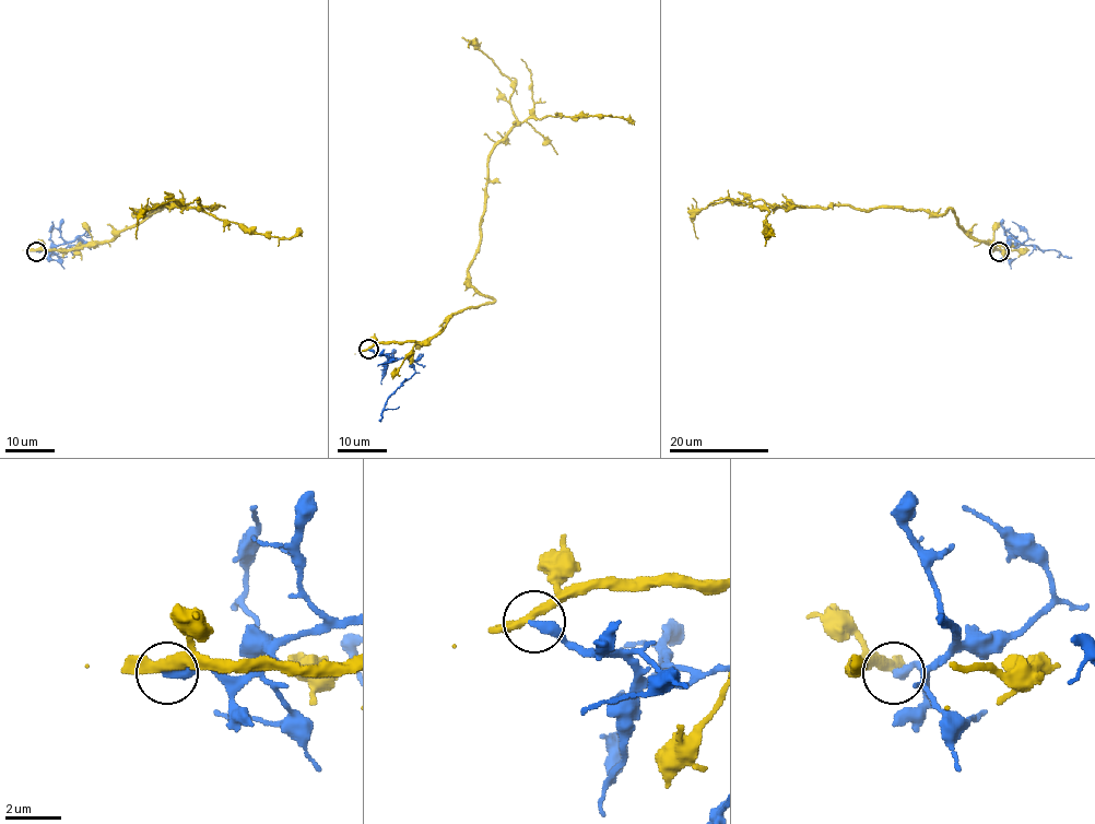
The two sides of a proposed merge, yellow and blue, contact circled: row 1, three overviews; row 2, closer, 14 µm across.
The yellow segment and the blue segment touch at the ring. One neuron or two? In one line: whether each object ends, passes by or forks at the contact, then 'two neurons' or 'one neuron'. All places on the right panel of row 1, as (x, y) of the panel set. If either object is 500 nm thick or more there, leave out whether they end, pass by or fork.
yellow passes by; blue ends; two neurons

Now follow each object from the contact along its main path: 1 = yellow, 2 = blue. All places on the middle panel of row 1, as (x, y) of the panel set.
1: (368, 349), (427, 341), (493, 301), (469, 266), (487, 155), (516, 120), (514, 83), (469, 47)
2: (369, 349), (389, 360), (407, 357), (411, 361), (415, 373), (387, 400), (384, 408), (399, 405)

